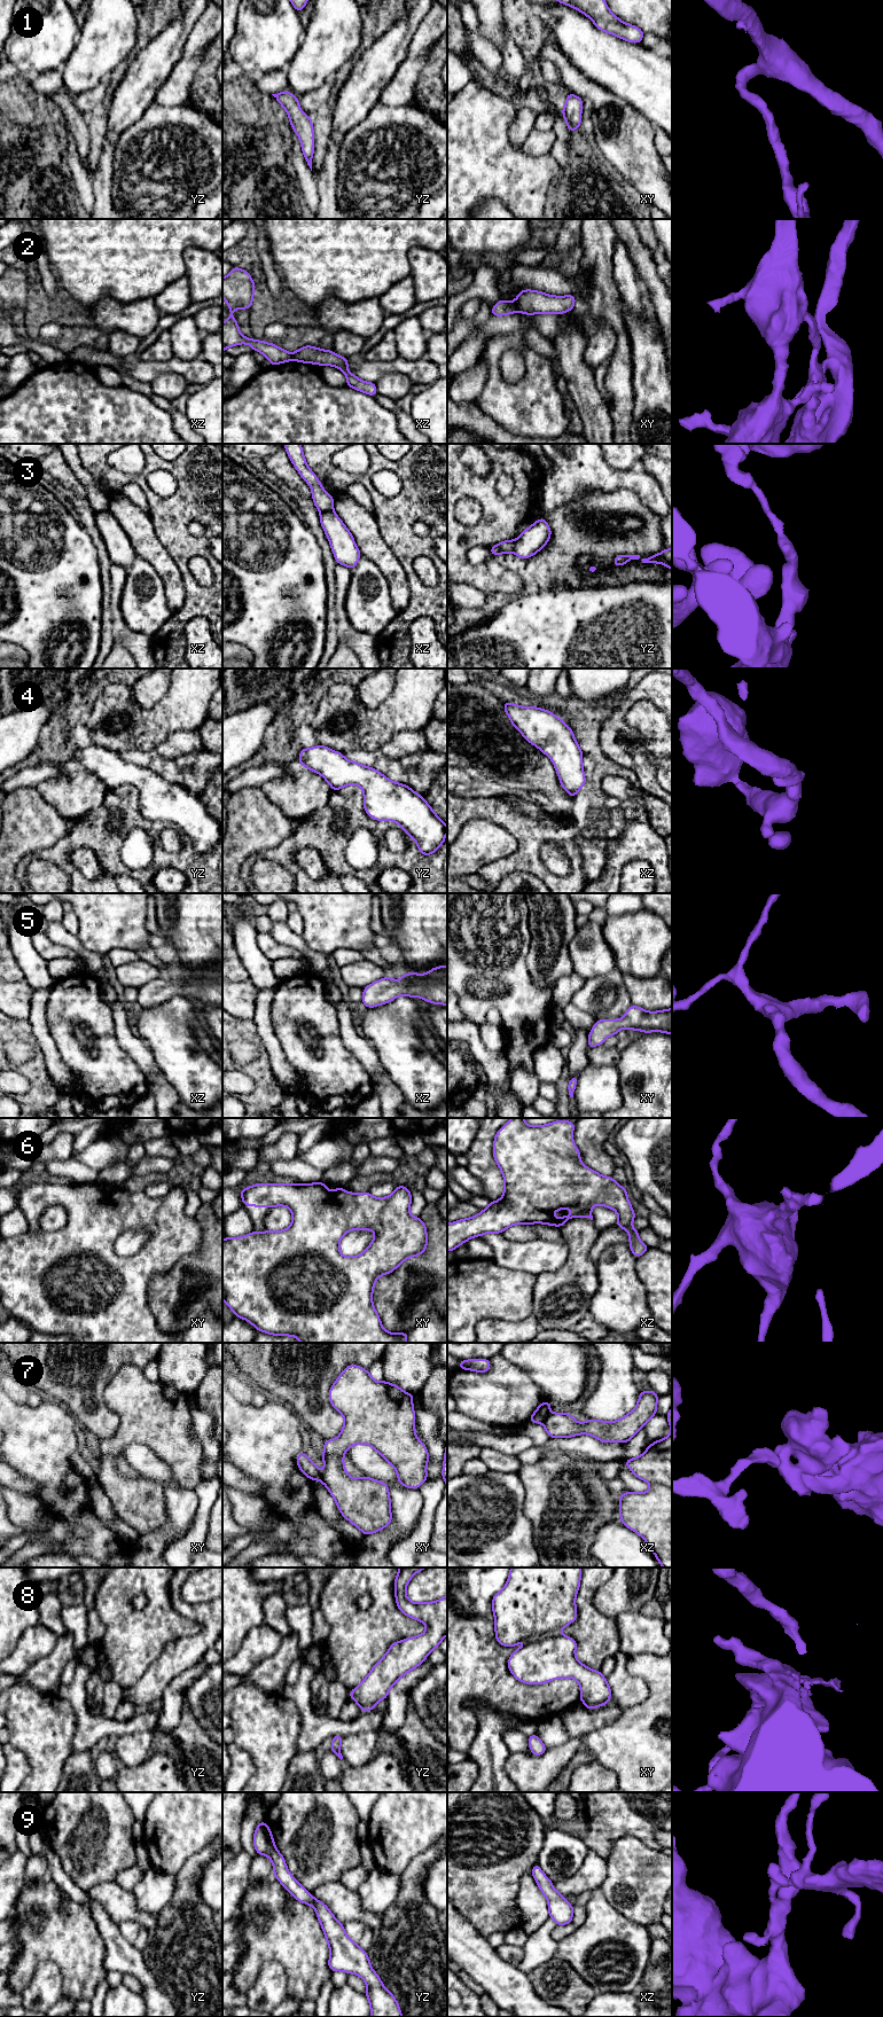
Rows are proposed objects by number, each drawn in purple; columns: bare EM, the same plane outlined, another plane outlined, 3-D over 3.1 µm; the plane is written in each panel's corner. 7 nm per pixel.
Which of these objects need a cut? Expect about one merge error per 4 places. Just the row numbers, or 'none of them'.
2, 3, 7, 8

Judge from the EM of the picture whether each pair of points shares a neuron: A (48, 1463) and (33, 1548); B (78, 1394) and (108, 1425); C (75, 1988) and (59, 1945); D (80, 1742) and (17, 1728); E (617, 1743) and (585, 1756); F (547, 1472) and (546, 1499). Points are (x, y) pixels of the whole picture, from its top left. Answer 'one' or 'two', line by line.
A: two
B: one
C: one
D: two
E: two
F: one

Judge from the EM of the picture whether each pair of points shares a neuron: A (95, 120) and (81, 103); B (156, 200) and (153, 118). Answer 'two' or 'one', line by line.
A: two
B: one

